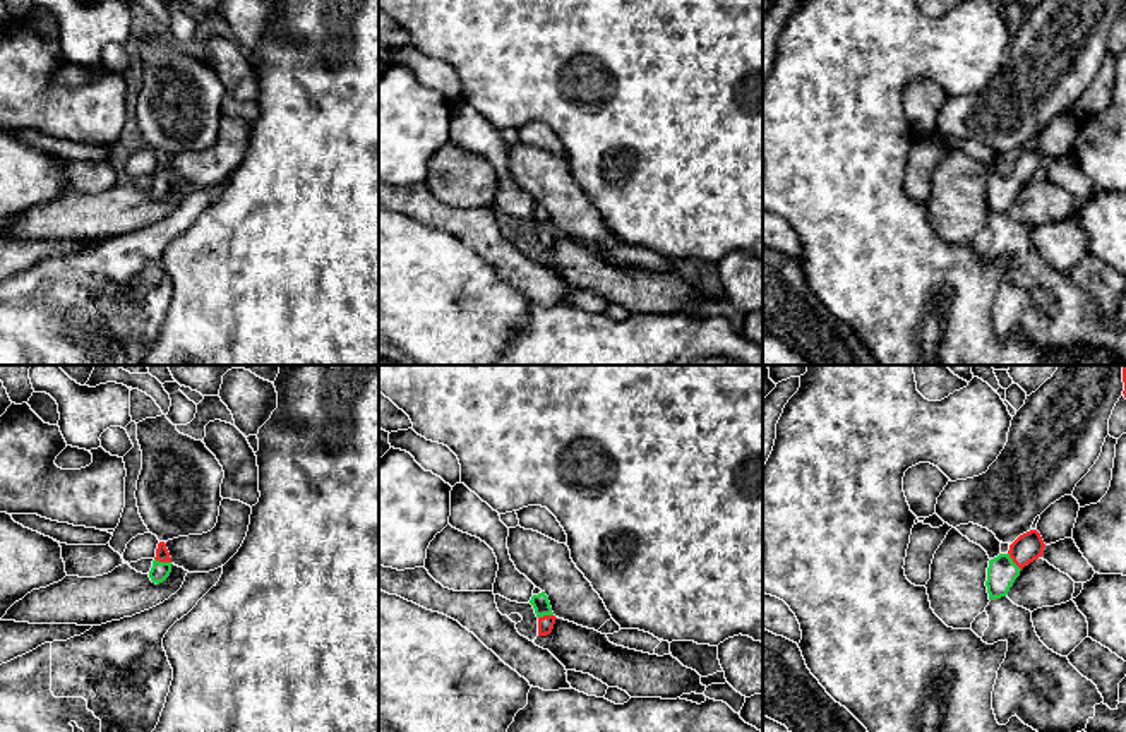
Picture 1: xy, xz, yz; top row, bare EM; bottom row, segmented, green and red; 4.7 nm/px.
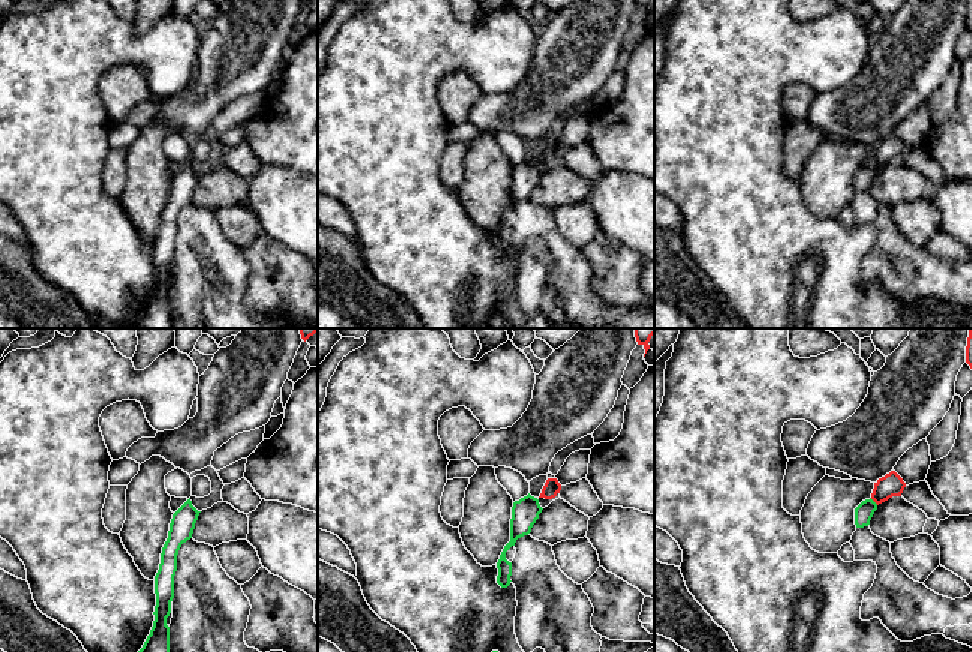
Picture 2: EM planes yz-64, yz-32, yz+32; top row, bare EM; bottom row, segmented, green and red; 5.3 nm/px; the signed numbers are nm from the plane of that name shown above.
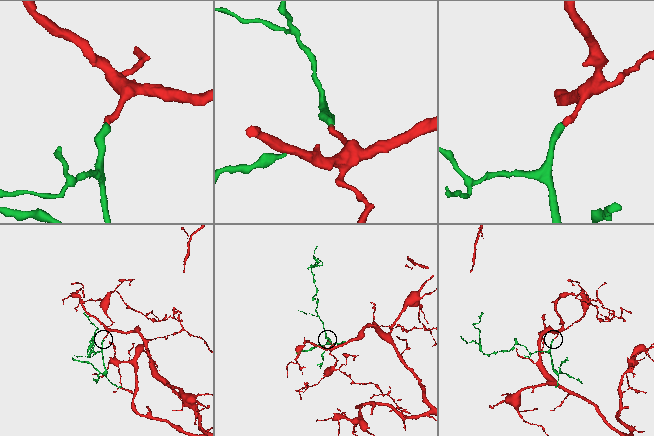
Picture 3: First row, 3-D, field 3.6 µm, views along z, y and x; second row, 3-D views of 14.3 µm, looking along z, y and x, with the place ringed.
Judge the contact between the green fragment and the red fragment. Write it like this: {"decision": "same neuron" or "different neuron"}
{"decision": "same neuron"}

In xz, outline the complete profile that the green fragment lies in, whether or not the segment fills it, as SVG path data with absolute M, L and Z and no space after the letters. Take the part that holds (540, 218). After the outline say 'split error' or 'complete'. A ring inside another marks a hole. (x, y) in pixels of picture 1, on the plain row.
M545 207L533 211L530 219L533 221L535 230L538 233L538 252L550 250L557 233L552 228L550 218Z | split error

